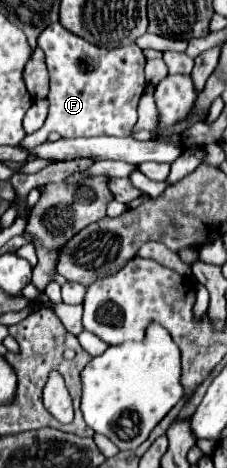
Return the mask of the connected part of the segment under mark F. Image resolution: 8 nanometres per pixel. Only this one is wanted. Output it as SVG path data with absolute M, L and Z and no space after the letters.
M52 23L40 33L38 47L46 53L50 73L48 117L40 131L28 135L20 147L36 147L46 141L48 133L56 131L62 137L128 137L138 121L138 101L144 93L144 53L132 43L128 49L102 49L90 45L78 35L66 31L60 23Z

